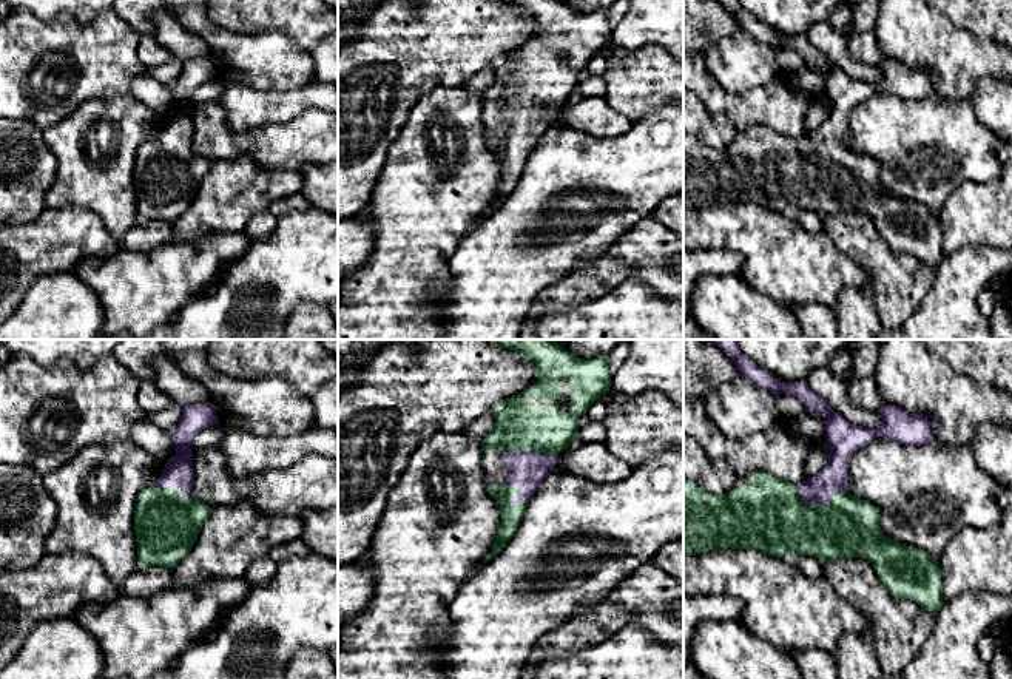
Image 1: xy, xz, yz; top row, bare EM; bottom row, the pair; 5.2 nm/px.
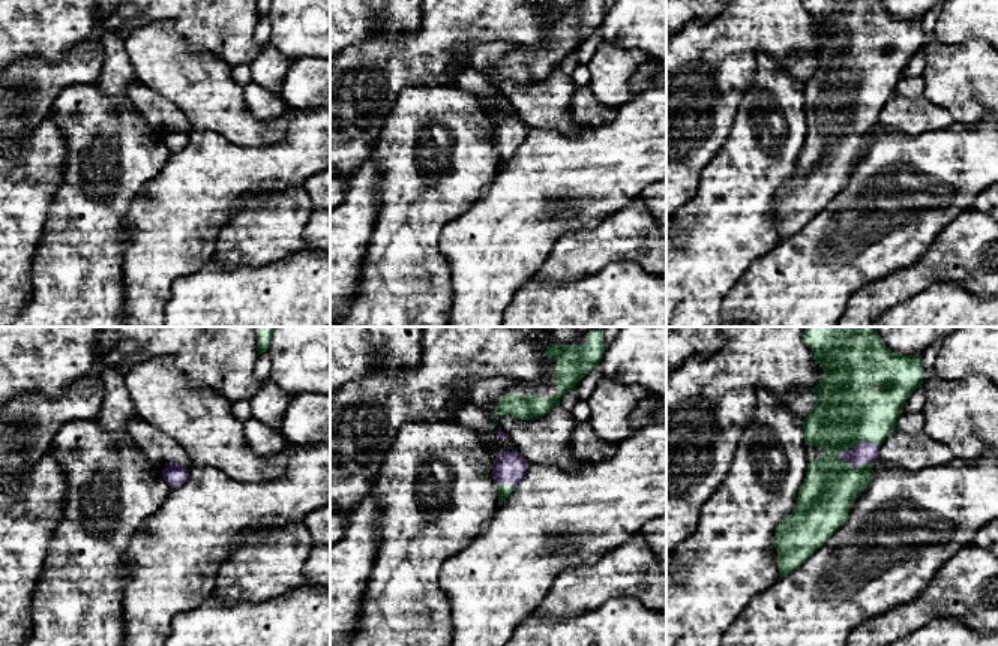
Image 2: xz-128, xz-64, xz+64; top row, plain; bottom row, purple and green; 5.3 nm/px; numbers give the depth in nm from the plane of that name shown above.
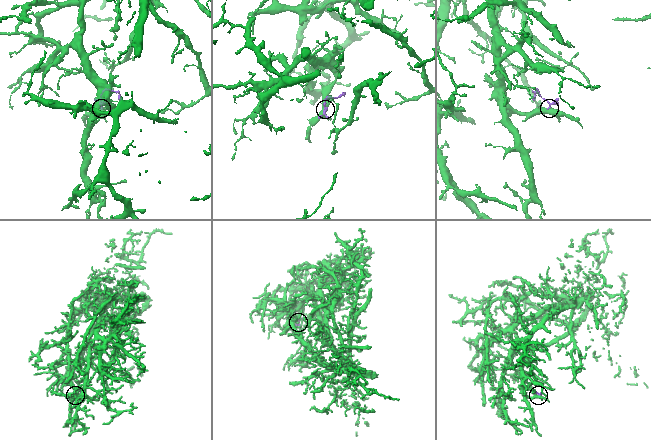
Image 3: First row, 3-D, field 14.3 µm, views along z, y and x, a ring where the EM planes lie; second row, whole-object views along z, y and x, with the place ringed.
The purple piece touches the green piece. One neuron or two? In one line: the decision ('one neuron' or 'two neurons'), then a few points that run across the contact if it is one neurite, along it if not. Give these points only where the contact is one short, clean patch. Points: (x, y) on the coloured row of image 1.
one neuron; line yz (818, 489), (818, 506), (807, 517), (772, 519)

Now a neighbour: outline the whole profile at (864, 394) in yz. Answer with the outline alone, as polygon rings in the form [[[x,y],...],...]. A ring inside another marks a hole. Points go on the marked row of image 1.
[[[875,377],[852,381],[848,384],[848,395],[855,406],[873,412],[887,404],[878,392]]]

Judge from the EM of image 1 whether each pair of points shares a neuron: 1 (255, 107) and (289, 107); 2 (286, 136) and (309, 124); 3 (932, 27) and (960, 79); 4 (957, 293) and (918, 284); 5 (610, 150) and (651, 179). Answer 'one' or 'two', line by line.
1: one
2: one
3: one
4: two
5: one

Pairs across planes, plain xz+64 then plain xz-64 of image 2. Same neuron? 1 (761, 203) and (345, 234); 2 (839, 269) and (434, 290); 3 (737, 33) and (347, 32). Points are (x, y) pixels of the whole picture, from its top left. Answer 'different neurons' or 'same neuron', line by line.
1: different neurons
2: different neurons
3: different neurons

